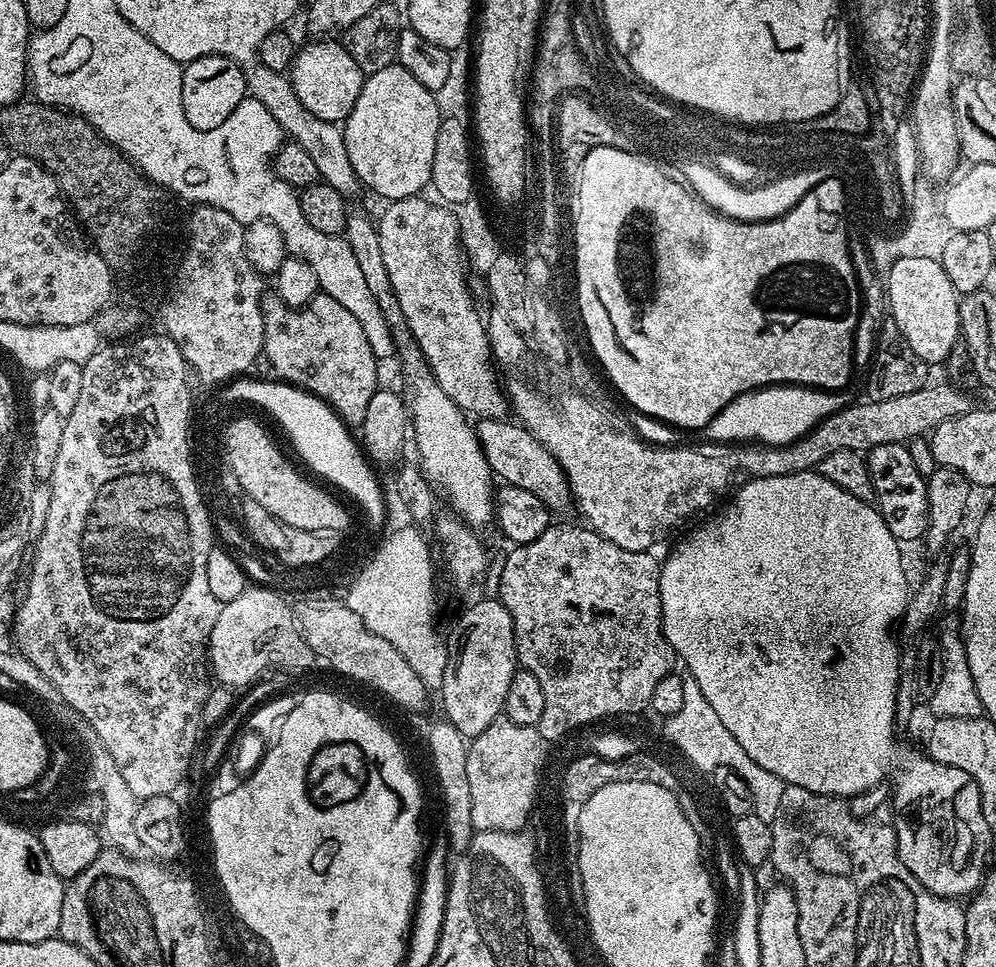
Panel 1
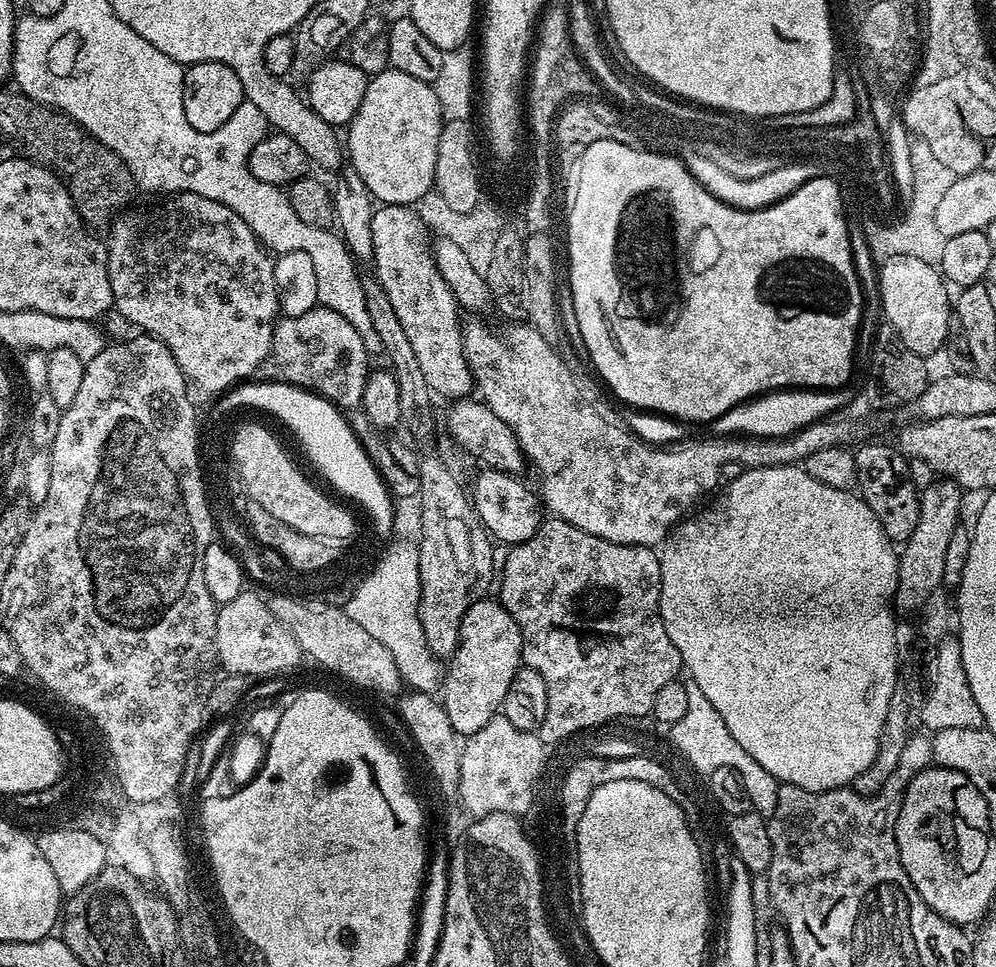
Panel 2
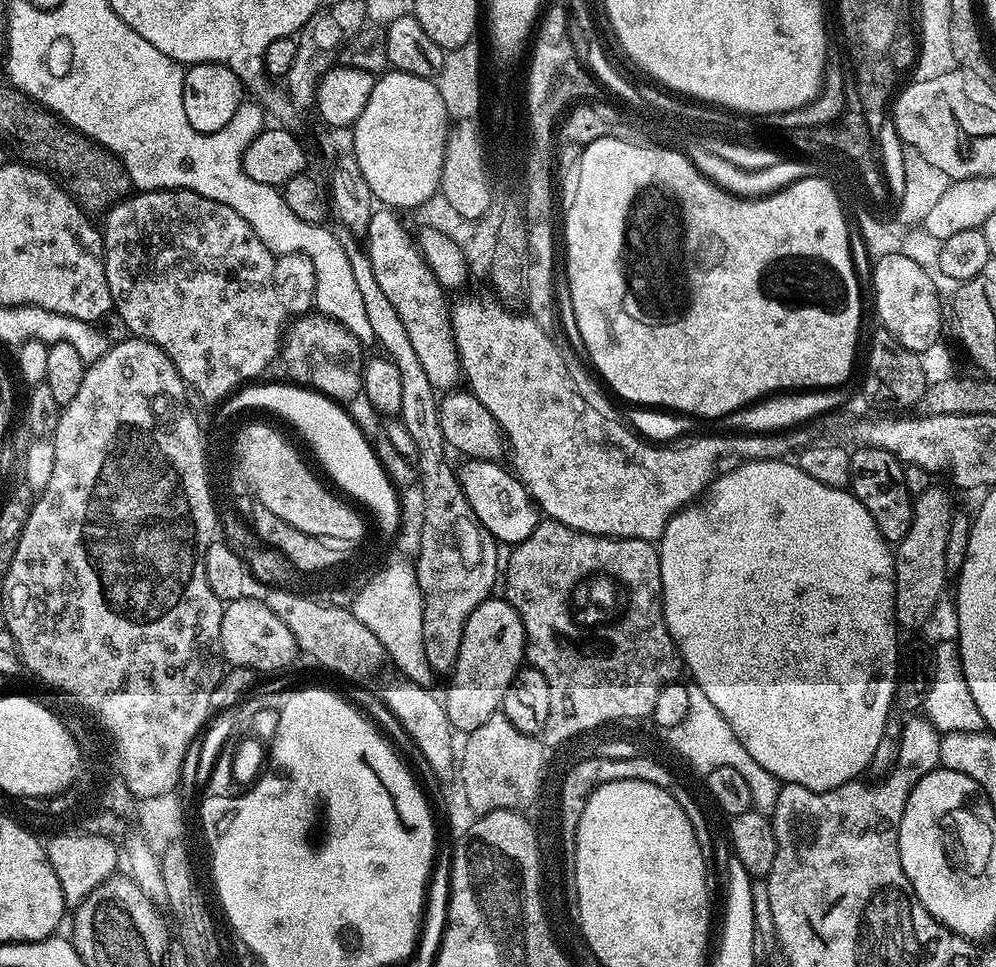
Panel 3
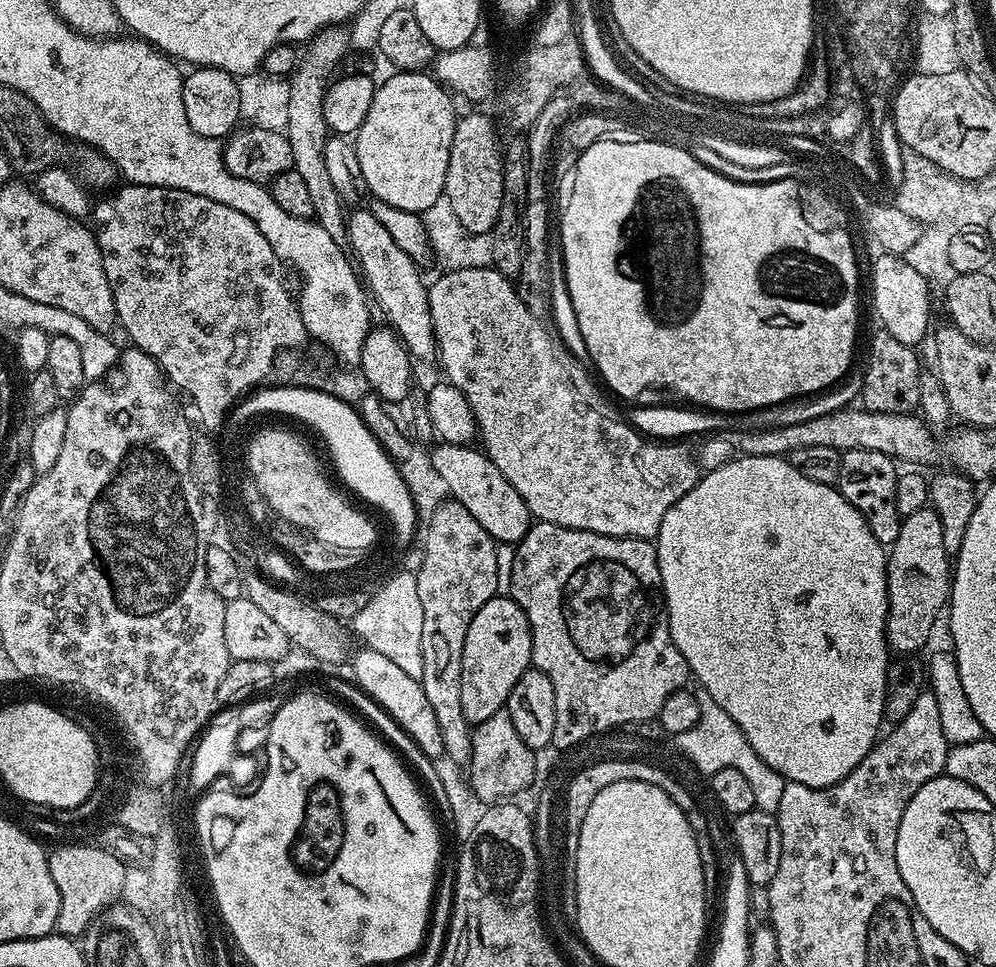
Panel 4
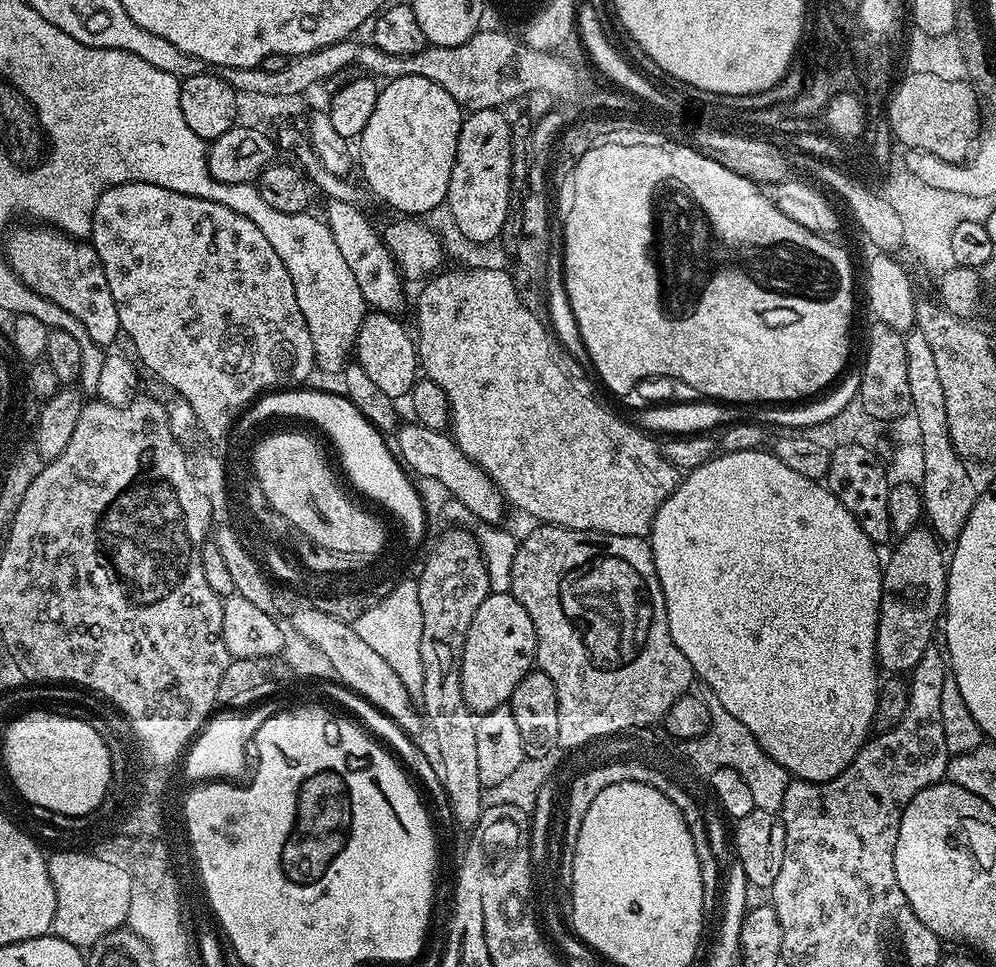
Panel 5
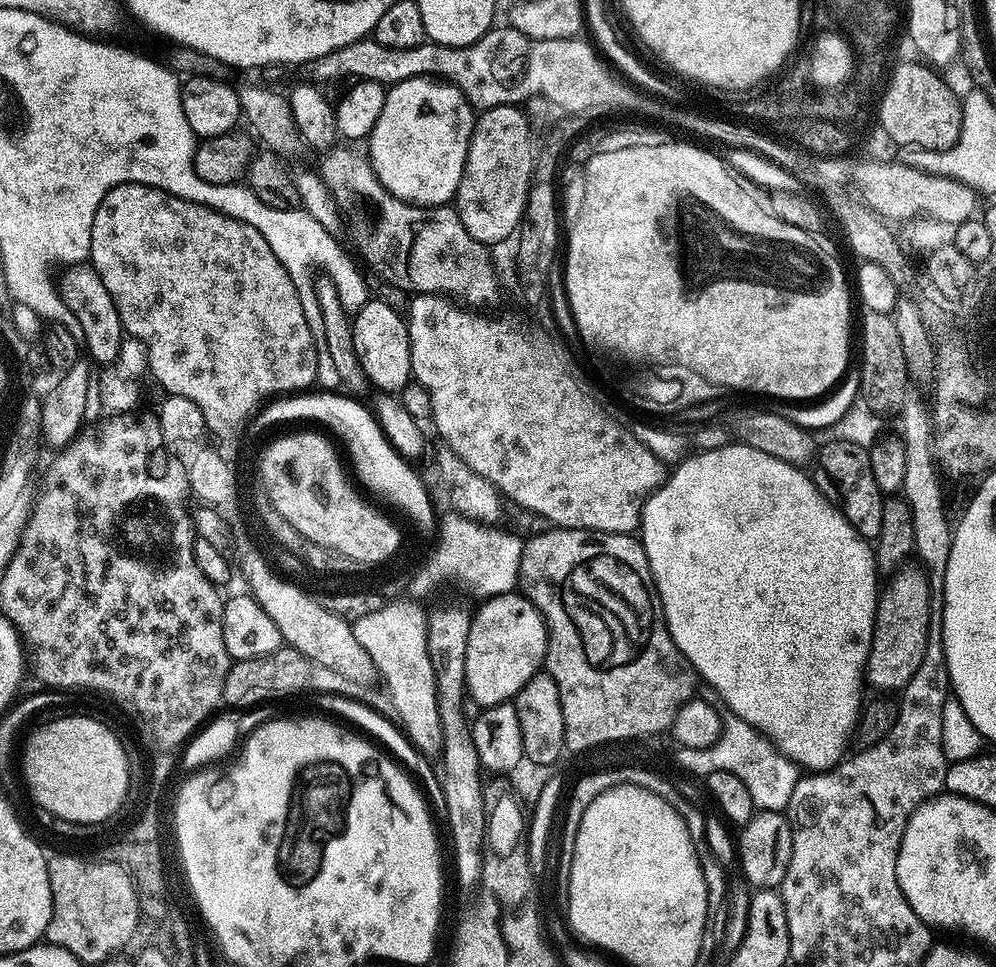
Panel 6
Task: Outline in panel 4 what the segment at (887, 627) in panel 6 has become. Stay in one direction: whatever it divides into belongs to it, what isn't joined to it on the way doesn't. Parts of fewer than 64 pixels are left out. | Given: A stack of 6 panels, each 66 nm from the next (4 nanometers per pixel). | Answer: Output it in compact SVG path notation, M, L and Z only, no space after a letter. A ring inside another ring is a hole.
M931 506L901 519L898 538L887 557L888 646L893 653L916 652L931 638L936 619L941 619L949 603L954 571L942 542L942 521Z

